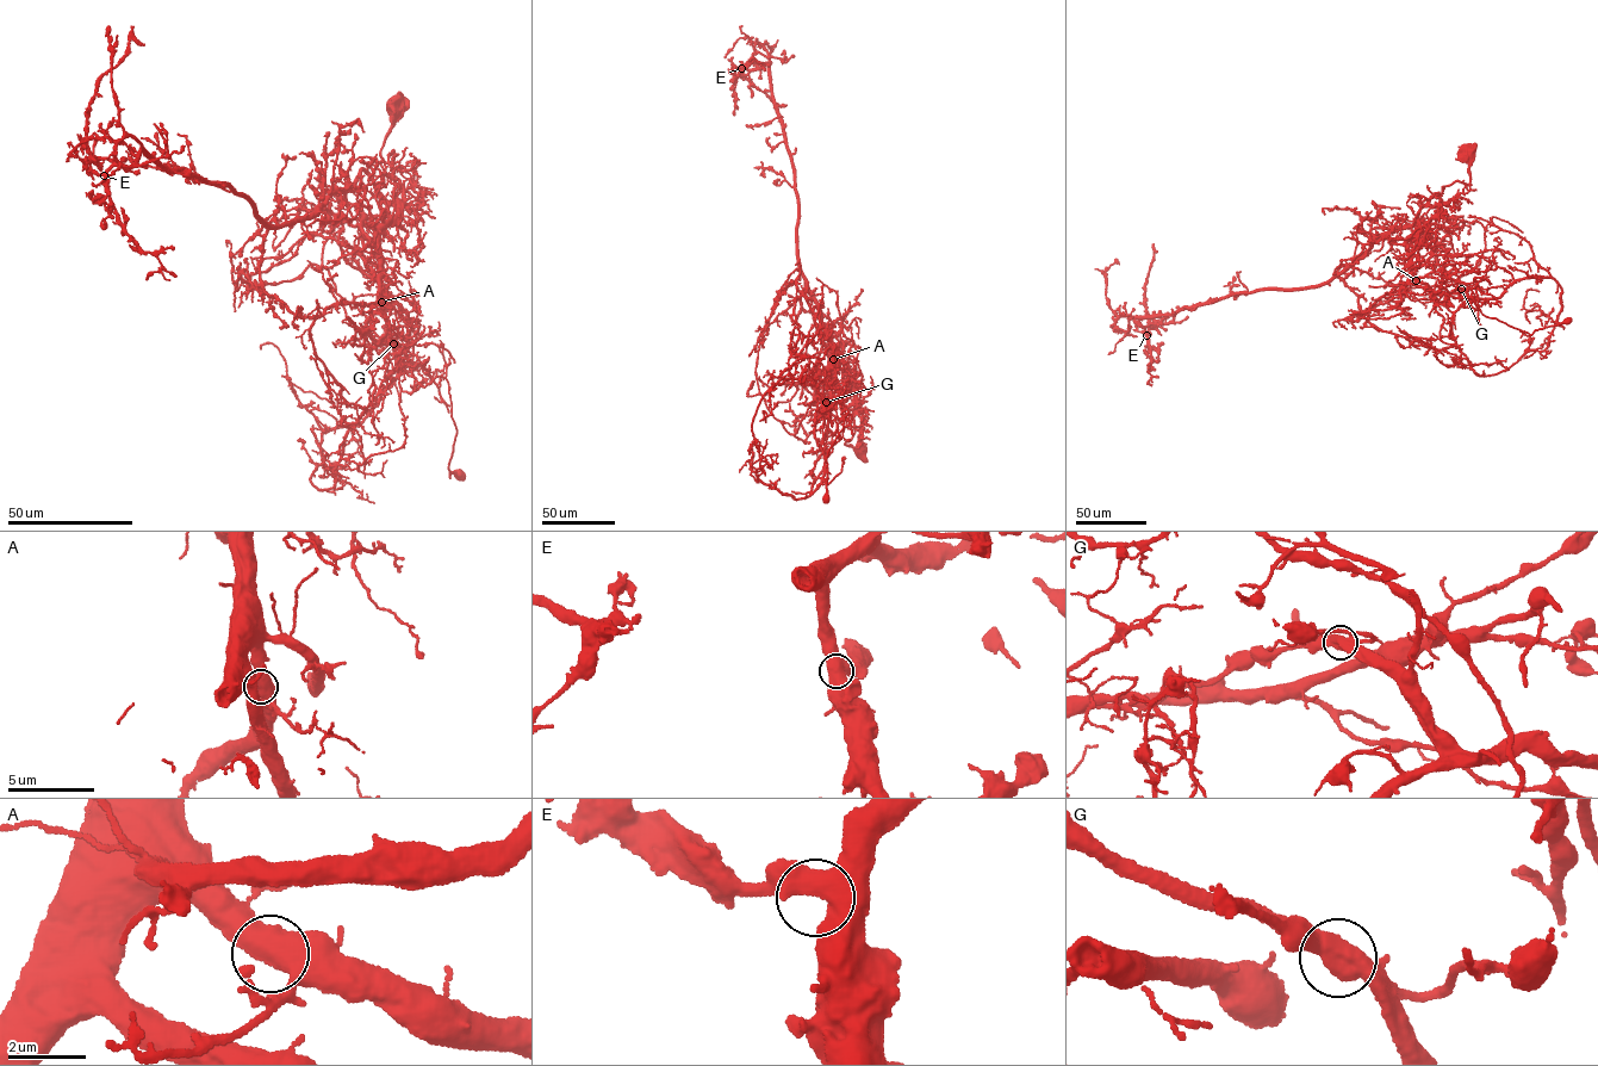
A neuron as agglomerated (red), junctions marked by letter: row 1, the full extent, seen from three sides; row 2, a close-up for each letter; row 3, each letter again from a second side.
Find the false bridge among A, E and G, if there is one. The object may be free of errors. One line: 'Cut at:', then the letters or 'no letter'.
Cut at: G

